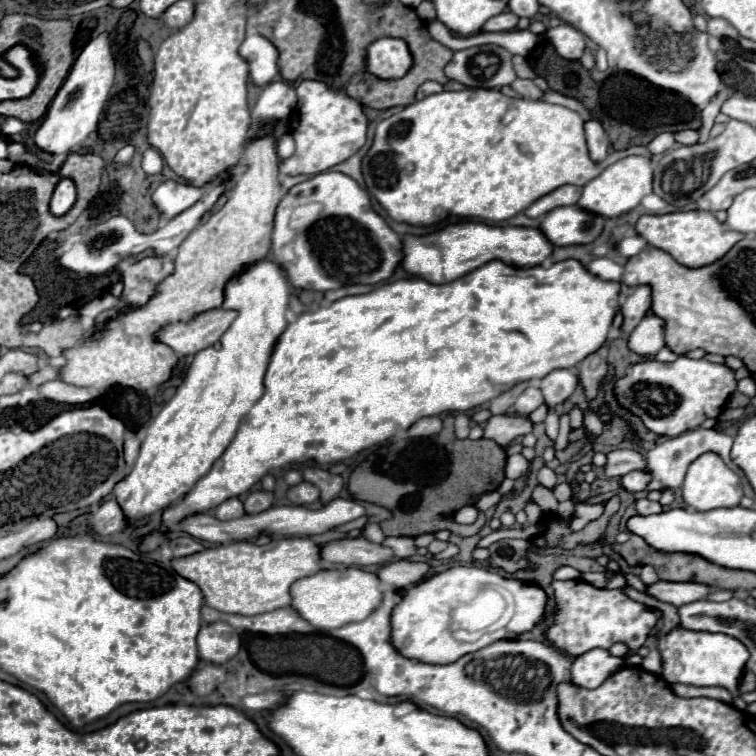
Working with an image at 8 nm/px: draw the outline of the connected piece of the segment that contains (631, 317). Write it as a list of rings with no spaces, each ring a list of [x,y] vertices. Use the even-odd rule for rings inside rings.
[[[646,284],[636,286],[630,292],[628,300],[630,302],[624,302],[624,306],[622,306],[622,316],[624,316],[622,330],[624,332],[632,332],[638,326],[638,322],[650,312],[650,306],[652,306],[652,290],[650,290],[650,286],[646,286]]]

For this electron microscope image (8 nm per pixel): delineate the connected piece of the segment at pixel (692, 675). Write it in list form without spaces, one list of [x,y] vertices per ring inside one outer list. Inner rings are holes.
[[[674,628],[668,634],[662,634],[658,640],[658,650],[662,654],[662,678],[668,684],[690,684],[690,686],[722,686],[730,690],[733,705],[745,711],[747,704],[742,700],[738,691],[738,682],[744,672],[744,666],[750,658],[746,646],[732,636],[726,634],[710,634],[710,632],[692,632]]]

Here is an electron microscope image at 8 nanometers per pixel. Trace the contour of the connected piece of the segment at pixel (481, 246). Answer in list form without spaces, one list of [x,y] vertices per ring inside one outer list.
[[[460,222],[456,226],[448,226],[440,232],[416,238],[404,236],[404,270],[426,278],[432,284],[452,282],[490,260],[502,260],[510,266],[530,268],[546,262],[552,254],[552,242],[540,234],[538,228],[518,228],[518,226],[488,226],[480,222]]]

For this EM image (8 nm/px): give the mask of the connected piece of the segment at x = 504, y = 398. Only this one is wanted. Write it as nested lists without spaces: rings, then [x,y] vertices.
[[[522,382],[522,384],[518,384],[518,386],[514,386],[512,390],[500,394],[498,398],[494,398],[494,400],[490,402],[490,414],[492,414],[492,416],[494,416],[494,414],[506,414],[508,410],[512,410],[514,400],[516,400],[516,398],[522,394],[522,390],[528,388],[528,386],[530,386],[530,382]]]

